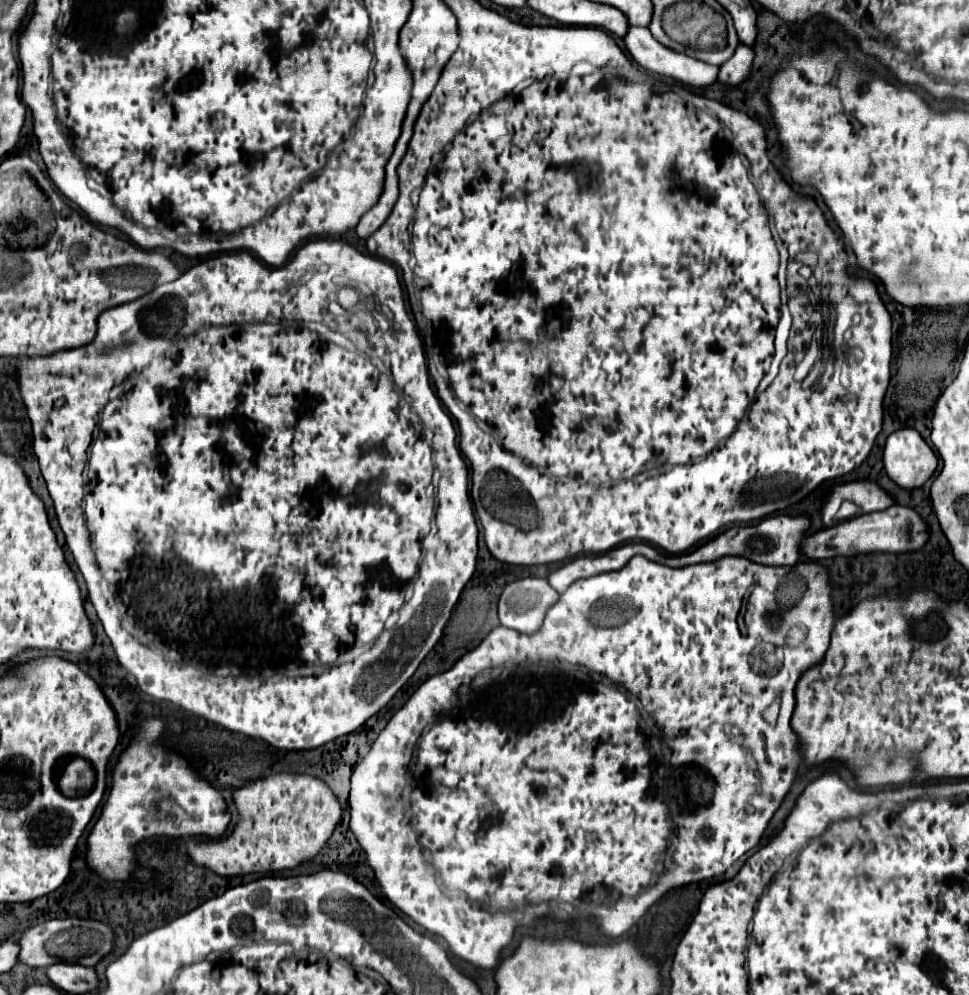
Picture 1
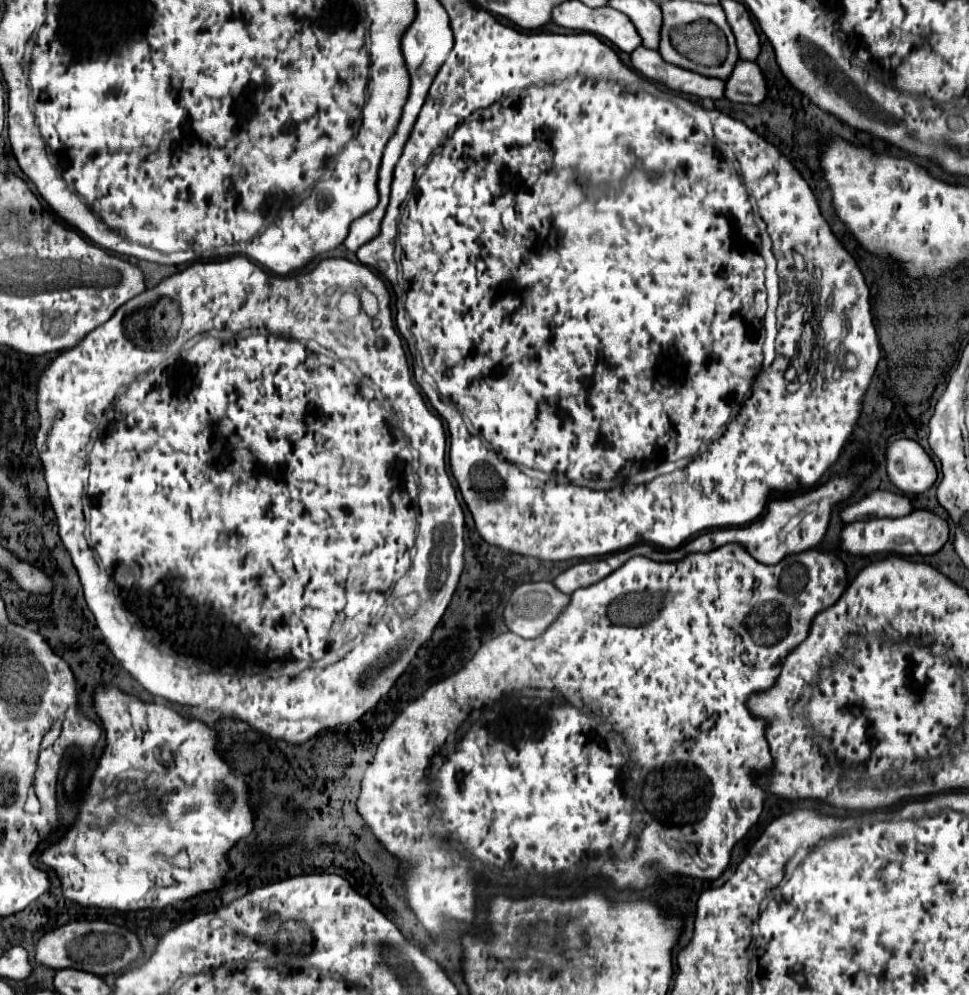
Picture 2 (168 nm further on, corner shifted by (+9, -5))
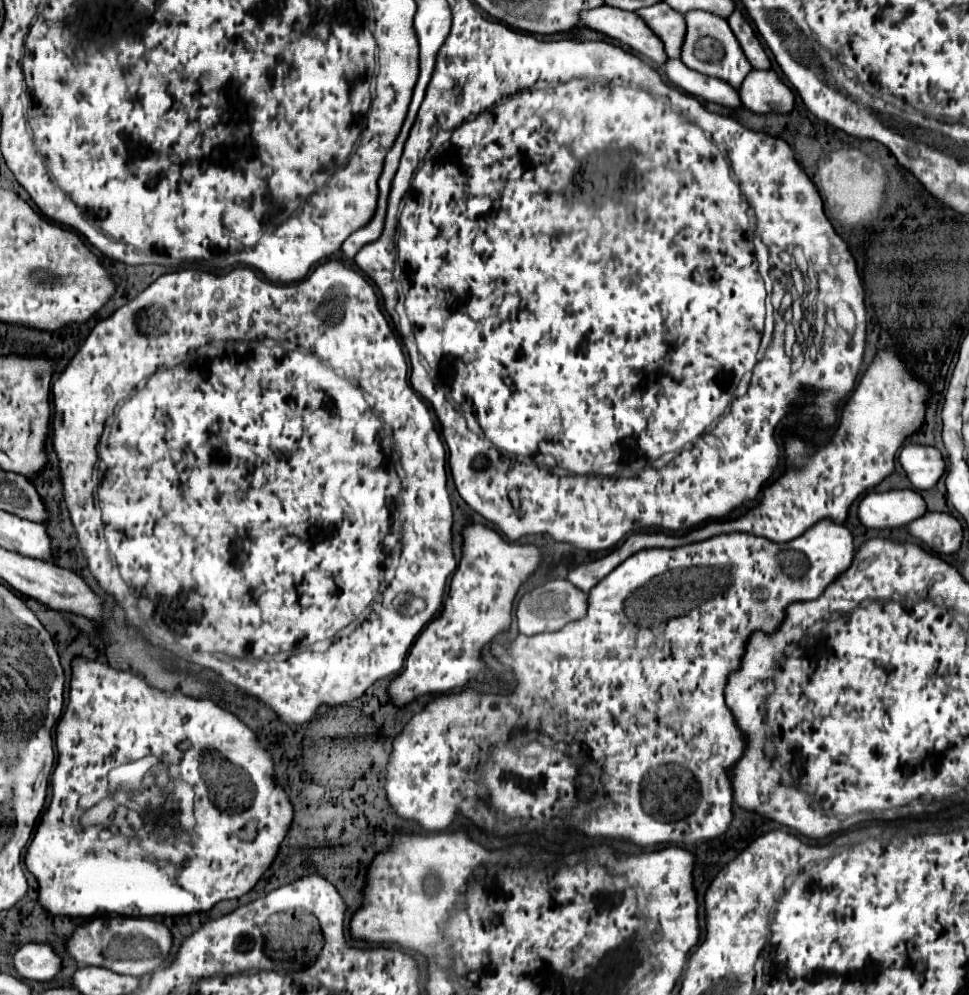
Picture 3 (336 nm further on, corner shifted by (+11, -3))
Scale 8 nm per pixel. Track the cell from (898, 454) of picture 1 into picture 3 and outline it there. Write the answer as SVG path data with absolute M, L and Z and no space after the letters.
M906 444L900 450L900 464L916 490L930 490L944 474L944 458L936 448Z

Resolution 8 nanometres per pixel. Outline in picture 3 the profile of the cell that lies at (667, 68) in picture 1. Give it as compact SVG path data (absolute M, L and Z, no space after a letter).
M672 58L666 60L664 72L666 72L668 80L674 86L682 88L684 92L688 92L692 96L700 96L700 98L704 98L708 102L716 102L716 104L730 106L730 108L740 106L738 94L728 82L722 82L718 78L710 78L710 76L698 74L698 72L682 66L680 60L672 60Z

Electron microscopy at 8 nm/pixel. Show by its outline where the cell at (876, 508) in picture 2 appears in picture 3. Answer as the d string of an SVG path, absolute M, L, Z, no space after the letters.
M914 490L870 492L858 506L858 518L866 528L900 528L924 512L926 504Z

